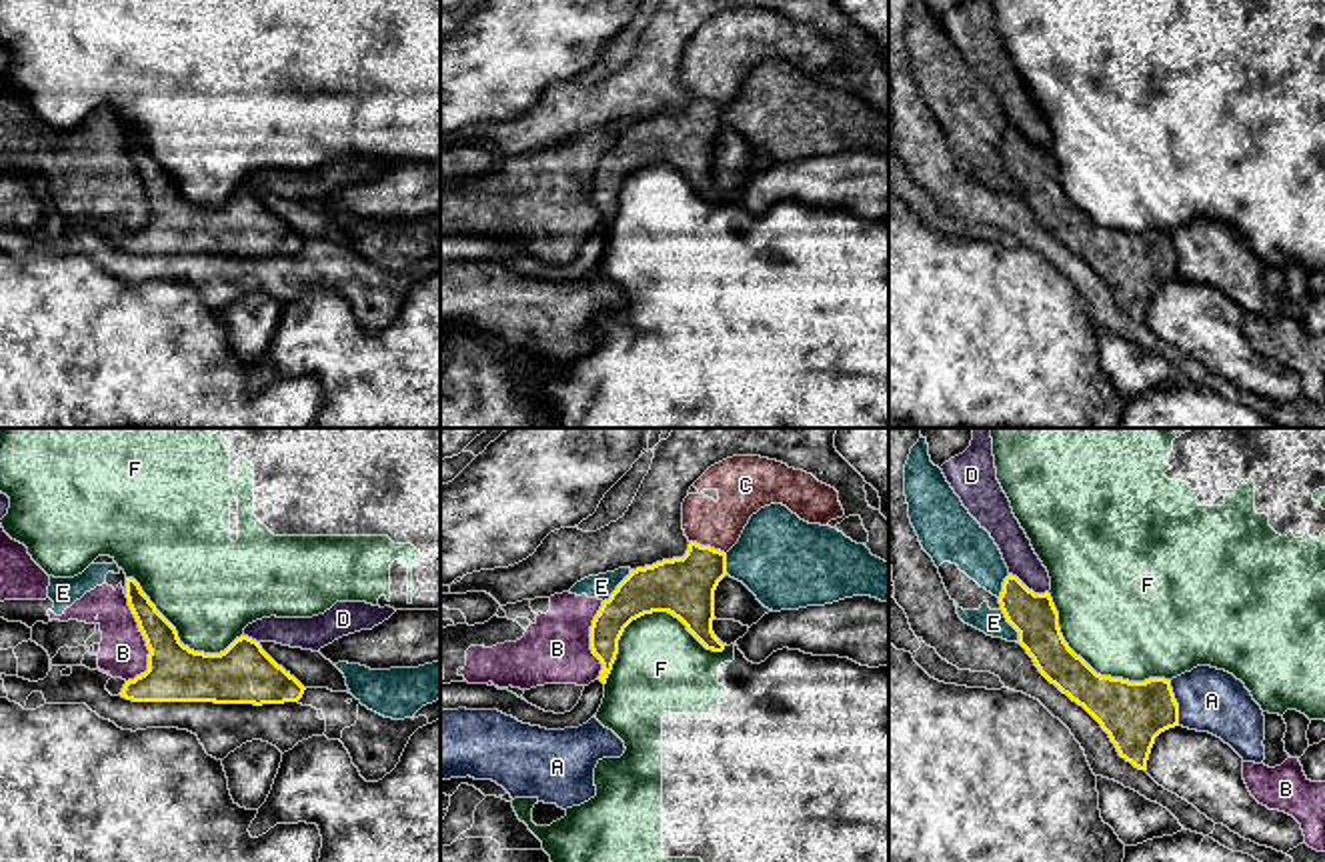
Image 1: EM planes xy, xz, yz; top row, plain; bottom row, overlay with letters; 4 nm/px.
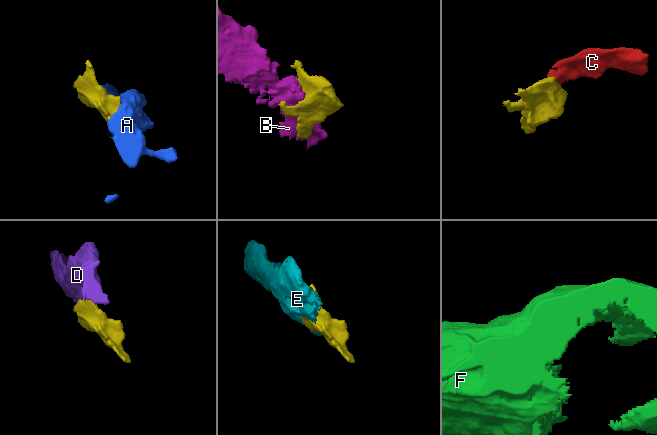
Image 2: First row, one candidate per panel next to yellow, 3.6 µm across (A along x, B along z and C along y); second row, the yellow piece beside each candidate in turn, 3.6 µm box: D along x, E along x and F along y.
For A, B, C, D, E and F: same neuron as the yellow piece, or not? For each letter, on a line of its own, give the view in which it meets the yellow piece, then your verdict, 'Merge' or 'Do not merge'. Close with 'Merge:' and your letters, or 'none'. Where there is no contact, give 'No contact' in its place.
A: Touches yellow in yz. Do not merge
B: Touches yellow in xy. Do not merge
C: Touches yellow in xz. Merge
D: Touches yellow in yz. Do not merge
E: Touches yellow in xz. Do not merge
F: Touches yellow in xz. Do not merge
Merge: C

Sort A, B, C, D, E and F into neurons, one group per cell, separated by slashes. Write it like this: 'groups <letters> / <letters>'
groups A / B E / C / D / F

